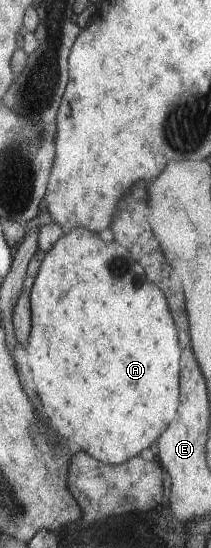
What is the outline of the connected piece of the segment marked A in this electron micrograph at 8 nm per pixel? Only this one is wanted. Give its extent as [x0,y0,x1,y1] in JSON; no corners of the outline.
[24,227,180,465]

